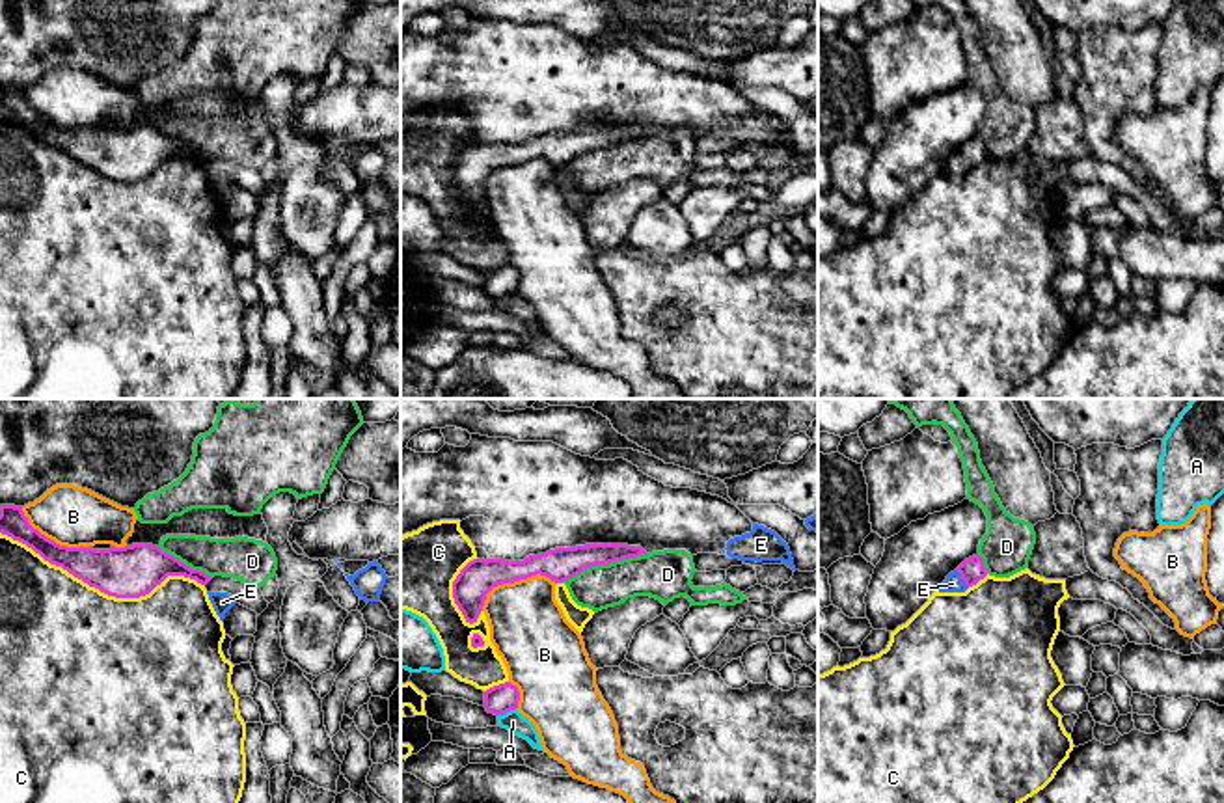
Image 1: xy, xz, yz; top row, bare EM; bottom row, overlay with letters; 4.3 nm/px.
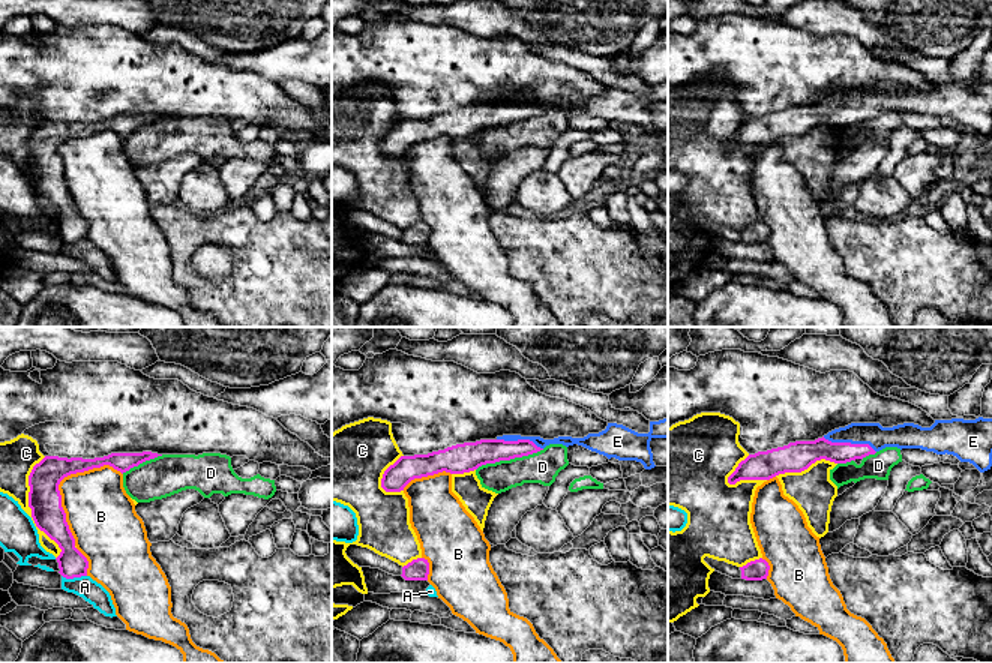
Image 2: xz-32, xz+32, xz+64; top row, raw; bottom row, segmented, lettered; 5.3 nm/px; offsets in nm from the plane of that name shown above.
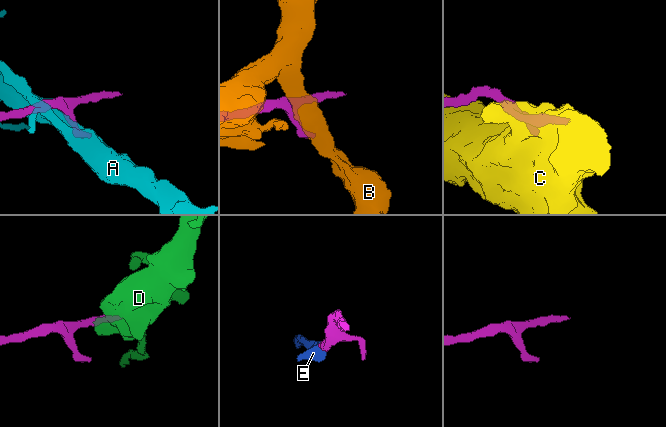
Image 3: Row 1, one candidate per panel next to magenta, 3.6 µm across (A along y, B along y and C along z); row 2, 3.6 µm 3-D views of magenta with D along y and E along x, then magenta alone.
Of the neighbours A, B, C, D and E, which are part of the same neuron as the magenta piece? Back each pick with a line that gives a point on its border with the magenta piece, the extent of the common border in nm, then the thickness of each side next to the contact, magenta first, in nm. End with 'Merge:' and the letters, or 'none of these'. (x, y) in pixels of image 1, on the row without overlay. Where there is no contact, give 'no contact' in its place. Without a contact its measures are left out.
E: meets magenta in yz at (962, 161); contact 90 nm long; 110 nm thick on the magenta side, 80 nm on the other
Merge: E

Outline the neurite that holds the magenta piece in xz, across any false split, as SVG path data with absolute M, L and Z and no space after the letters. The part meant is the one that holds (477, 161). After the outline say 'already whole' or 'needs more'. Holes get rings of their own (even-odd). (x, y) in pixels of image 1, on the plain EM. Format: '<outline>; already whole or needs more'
M585 127L576 130L555 130L546 136L529 138L524 143L473 142L453 164L453 181L466 205L477 205L486 177L503 166L514 166L531 158L546 158L563 166L579 155L615 143L648 138L641 129L628 127Z; already whole

